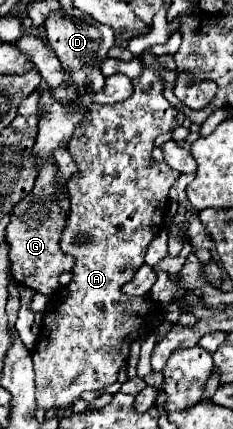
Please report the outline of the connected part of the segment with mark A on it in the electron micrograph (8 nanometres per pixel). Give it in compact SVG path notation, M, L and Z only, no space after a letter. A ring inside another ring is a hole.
M145 68L143 74L135 80L135 92L131 98L111 106L95 104L91 108L89 126L79 128L73 136L69 152L77 162L79 170L71 176L67 184L71 198L71 214L67 220L67 228L61 236L61 250L75 256L75 268L71 270L71 282L67 286L61 286L59 292L51 296L49 302L63 302L59 304L59 316L47 316L31 354L35 364L39 408L51 410L71 406L81 398L83 392L99 390L117 382L119 370L129 360L131 342L141 338L141 332L145 338L149 332L155 330L155 322L165 318L165 306L161 306L151 292L147 292L147 296L127 296L121 292L121 286L135 276L135 272L145 260L149 242L163 228L165 212L169 208L169 190L179 178L179 172L169 168L165 162L151 160L155 138L163 132L171 132L173 128L181 126L183 120L183 112L179 112L165 100L161 78L151 68ZM79 234L87 234L89 242L83 246L77 244Z

